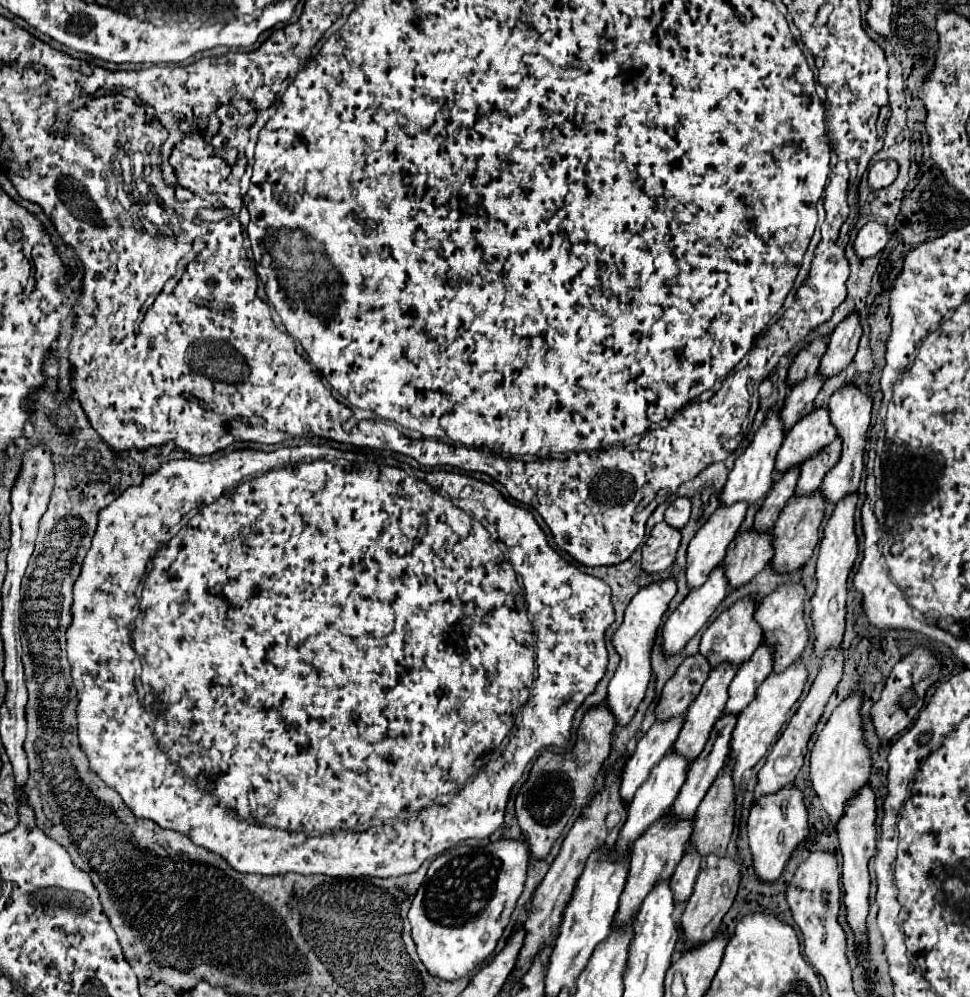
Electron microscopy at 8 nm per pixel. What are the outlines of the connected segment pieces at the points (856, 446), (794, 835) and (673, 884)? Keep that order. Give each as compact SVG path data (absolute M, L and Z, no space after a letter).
M846 385L842 389L838 389L828 403L828 411L830 411L830 421L836 429L836 435L842 439L842 457L840 461L826 473L822 485L820 485L820 495L838 505L838 501L842 501L844 497L852 495L858 491L860 485L860 475L864 469L862 463L862 453L864 453L864 445L866 445L866 431L870 427L870 409L872 409L872 397L862 393L858 387L854 385Z
M780 789L774 795L758 799L758 803L750 809L748 819L748 839L750 839L750 853L752 853L752 867L758 879L764 883L772 883L780 879L784 867L794 851L794 847L808 835L808 811L802 801L802 793L798 789Z
M686 851L682 861L678 863L678 867L670 879L670 889L674 889L674 903L676 905L686 903L686 899L690 897L698 869L700 869L700 861L702 861L702 857L696 851Z

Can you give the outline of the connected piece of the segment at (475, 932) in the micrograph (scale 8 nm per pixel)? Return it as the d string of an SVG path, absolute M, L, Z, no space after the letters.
M496 841L480 847L458 845L432 861L408 911L412 939L430 975L456 981L492 955L524 891L528 859L524 841Z

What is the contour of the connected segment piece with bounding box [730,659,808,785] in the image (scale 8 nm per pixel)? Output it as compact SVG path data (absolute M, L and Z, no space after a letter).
M802 659L794 661L782 673L770 673L770 677L758 687L756 699L738 715L738 723L736 723L736 729L732 733L732 741L730 741L730 759L734 761L734 773L732 773L734 785L742 783L744 773L748 769L752 769L766 755L768 747L778 737L778 731L784 725L790 707L798 701L798 697L804 689L806 675L808 673L806 673L806 665L802 663Z

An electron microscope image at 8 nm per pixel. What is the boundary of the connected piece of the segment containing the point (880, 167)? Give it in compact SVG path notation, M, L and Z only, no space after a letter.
M878 161L868 171L868 185L872 189L882 189L890 185L898 175L898 165L894 161Z

